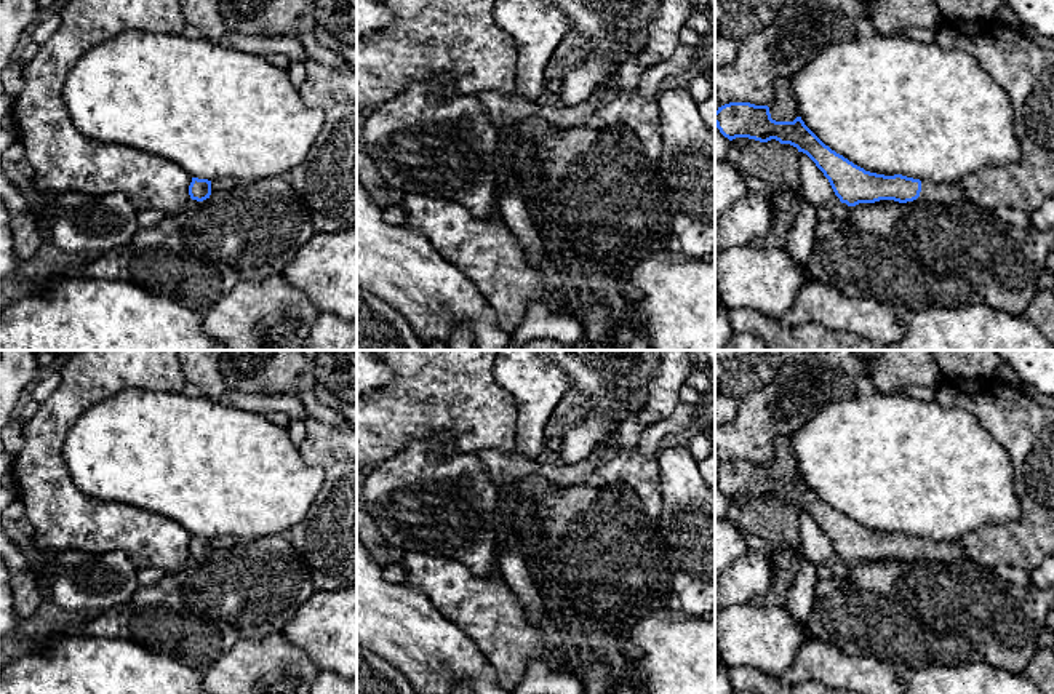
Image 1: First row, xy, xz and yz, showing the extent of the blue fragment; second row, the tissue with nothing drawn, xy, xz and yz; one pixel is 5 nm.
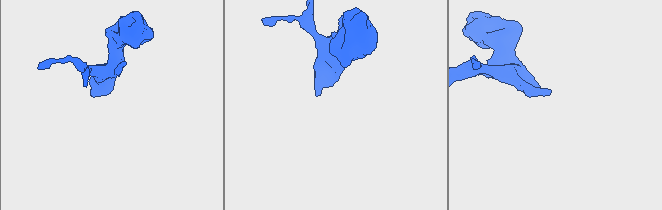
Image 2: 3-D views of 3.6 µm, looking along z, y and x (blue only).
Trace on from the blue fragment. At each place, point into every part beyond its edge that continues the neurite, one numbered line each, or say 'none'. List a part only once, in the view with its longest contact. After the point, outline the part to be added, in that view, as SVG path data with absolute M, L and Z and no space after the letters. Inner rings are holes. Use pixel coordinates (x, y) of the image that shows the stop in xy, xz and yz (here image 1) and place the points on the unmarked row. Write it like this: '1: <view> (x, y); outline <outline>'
1: yz (946, 552); outline M921 540L920 560L936 560L940 563L971 563L958 542Z

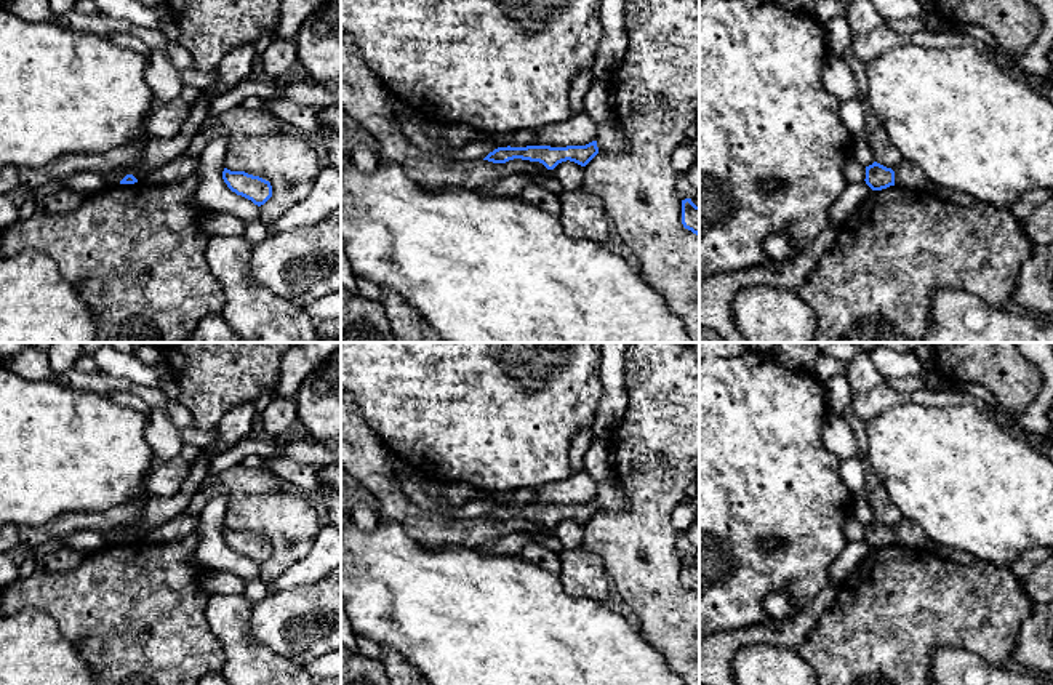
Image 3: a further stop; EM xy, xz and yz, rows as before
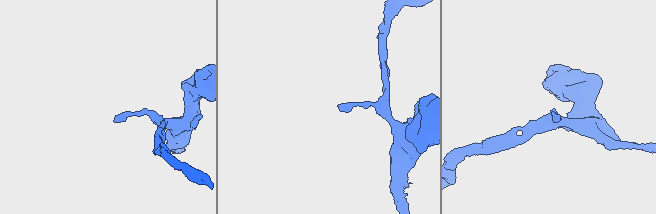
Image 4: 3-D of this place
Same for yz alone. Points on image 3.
none

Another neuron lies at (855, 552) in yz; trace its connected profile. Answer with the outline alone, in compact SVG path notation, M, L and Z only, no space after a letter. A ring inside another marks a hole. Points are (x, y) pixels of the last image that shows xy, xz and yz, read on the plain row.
M866 539L848 543L843 552L839 555L835 565L831 568L829 584L839 587L871 552L872 547L866 543Z

